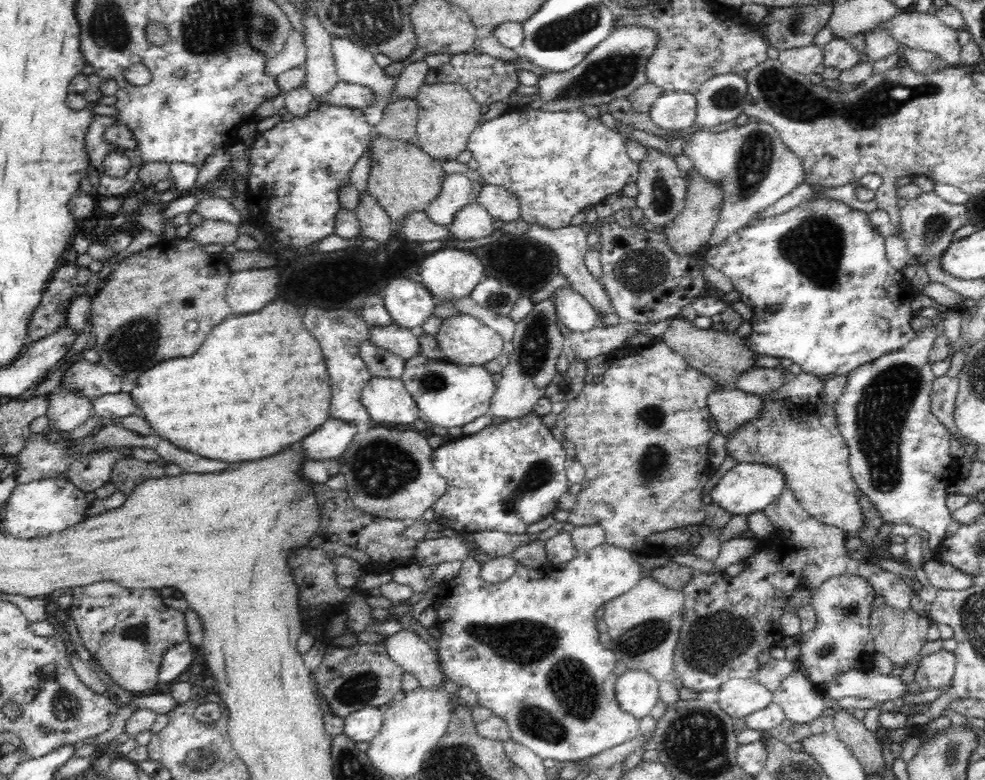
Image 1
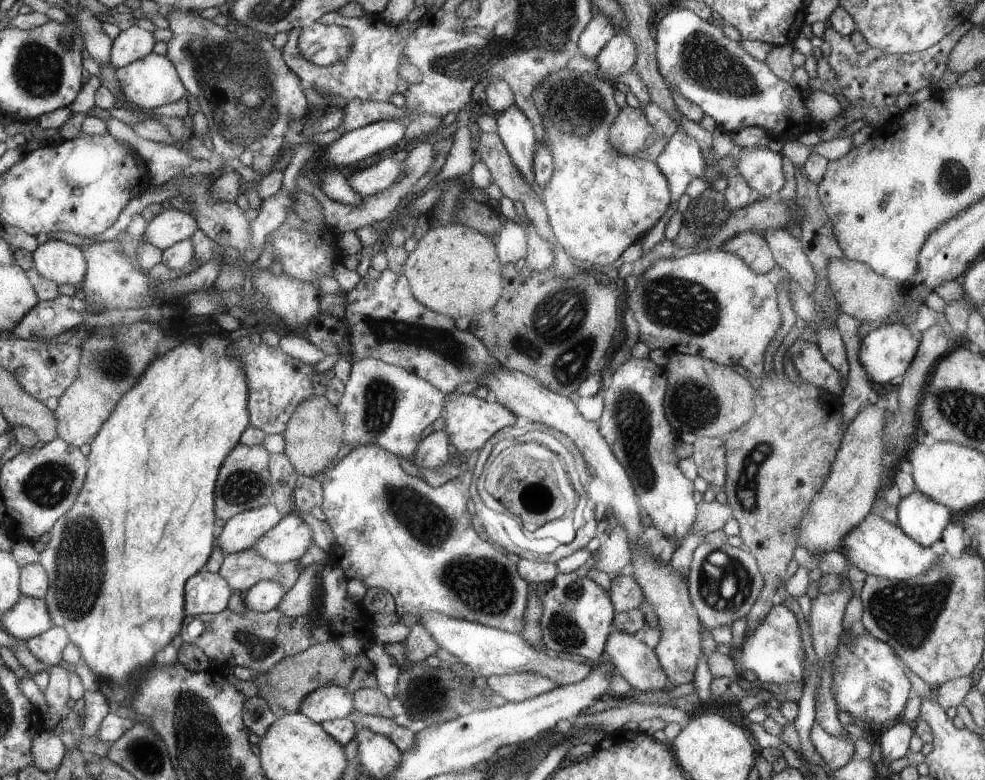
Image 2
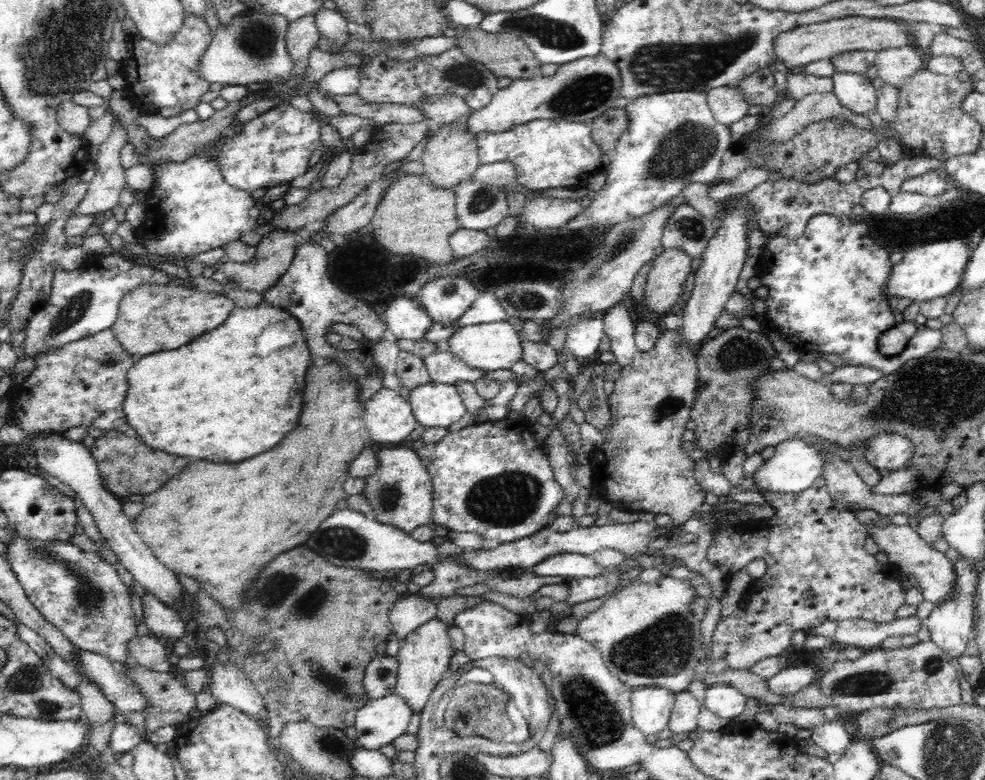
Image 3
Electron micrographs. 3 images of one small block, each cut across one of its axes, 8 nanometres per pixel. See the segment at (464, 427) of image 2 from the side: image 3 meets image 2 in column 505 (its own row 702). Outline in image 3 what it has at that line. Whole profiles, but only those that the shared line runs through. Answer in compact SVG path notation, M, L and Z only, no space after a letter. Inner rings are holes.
M437 617L429 620L426 624L416 628L412 634L408 634L404 646L399 648L395 656L398 661L395 693L405 699L414 714L420 714L424 709L432 690L436 688L449 669L450 658L455 652L448 637L449 627Z

